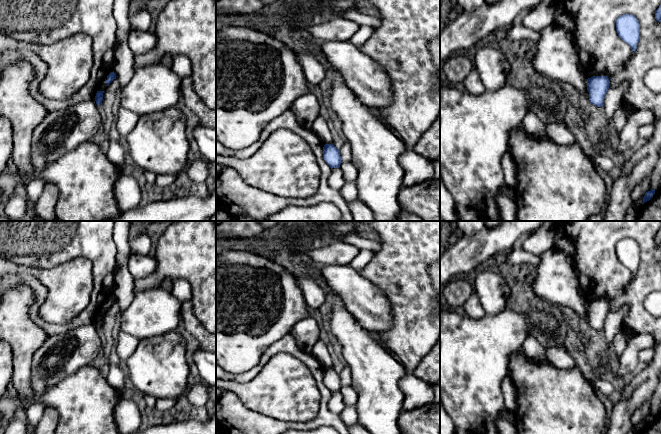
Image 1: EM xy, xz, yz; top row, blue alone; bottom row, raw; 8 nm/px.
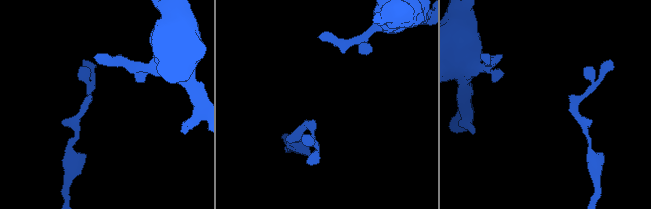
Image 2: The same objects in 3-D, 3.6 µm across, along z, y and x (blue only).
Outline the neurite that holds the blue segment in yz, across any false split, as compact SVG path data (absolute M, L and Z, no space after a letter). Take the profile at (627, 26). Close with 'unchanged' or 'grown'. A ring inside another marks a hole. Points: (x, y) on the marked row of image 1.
M624 14L616 19L618 36L626 42L635 53L640 39L640 25L637 18L631 14Z; unchanged

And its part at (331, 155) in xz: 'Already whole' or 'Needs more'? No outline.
Already whole

